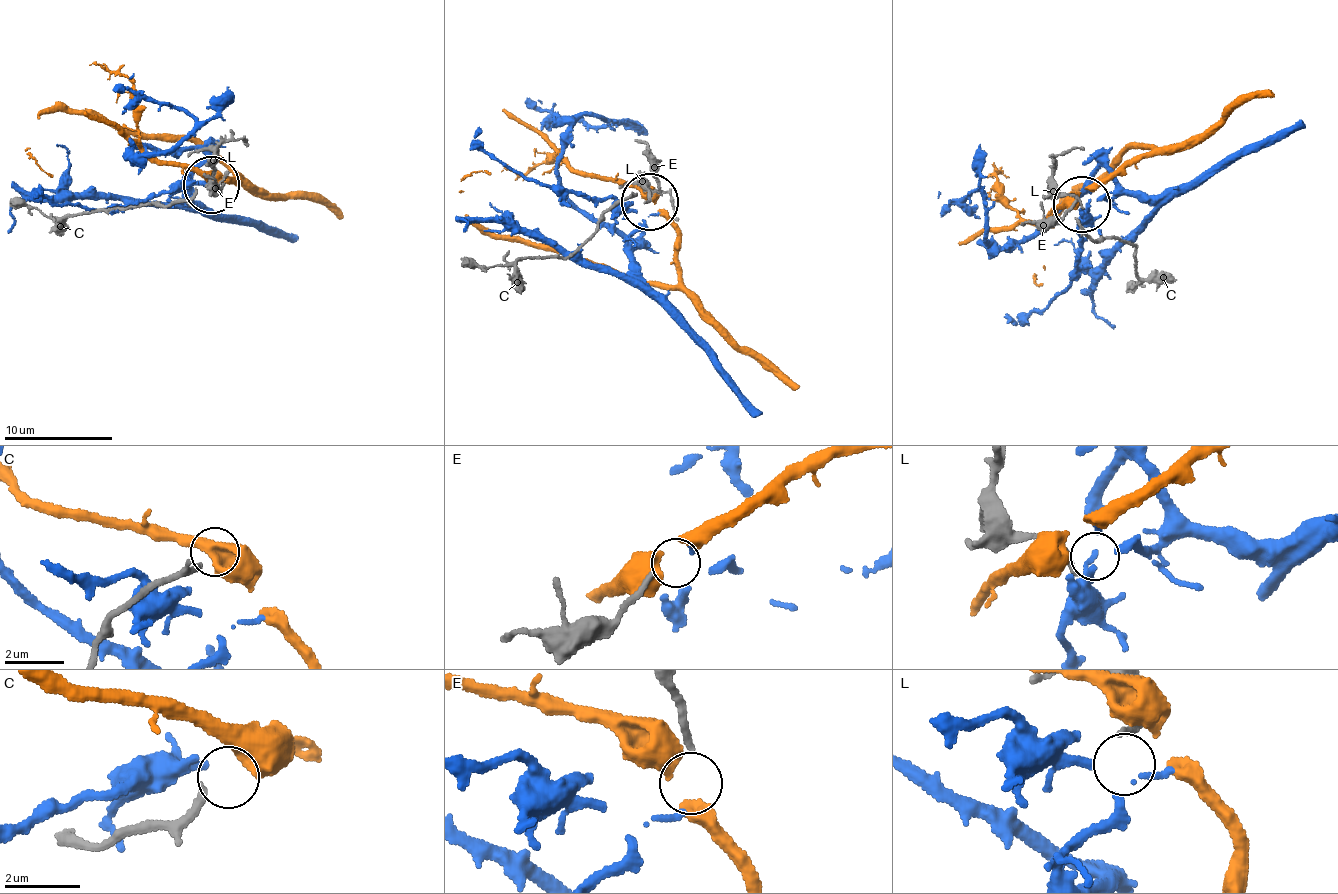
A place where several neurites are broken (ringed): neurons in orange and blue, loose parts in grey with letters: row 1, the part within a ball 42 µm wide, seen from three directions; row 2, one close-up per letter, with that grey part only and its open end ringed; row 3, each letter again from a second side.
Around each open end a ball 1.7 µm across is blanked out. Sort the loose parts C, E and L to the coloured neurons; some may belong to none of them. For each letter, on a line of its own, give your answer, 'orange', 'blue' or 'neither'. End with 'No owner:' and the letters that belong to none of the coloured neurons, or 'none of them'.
C: orange
E: blue
L: neither
No owner: L

